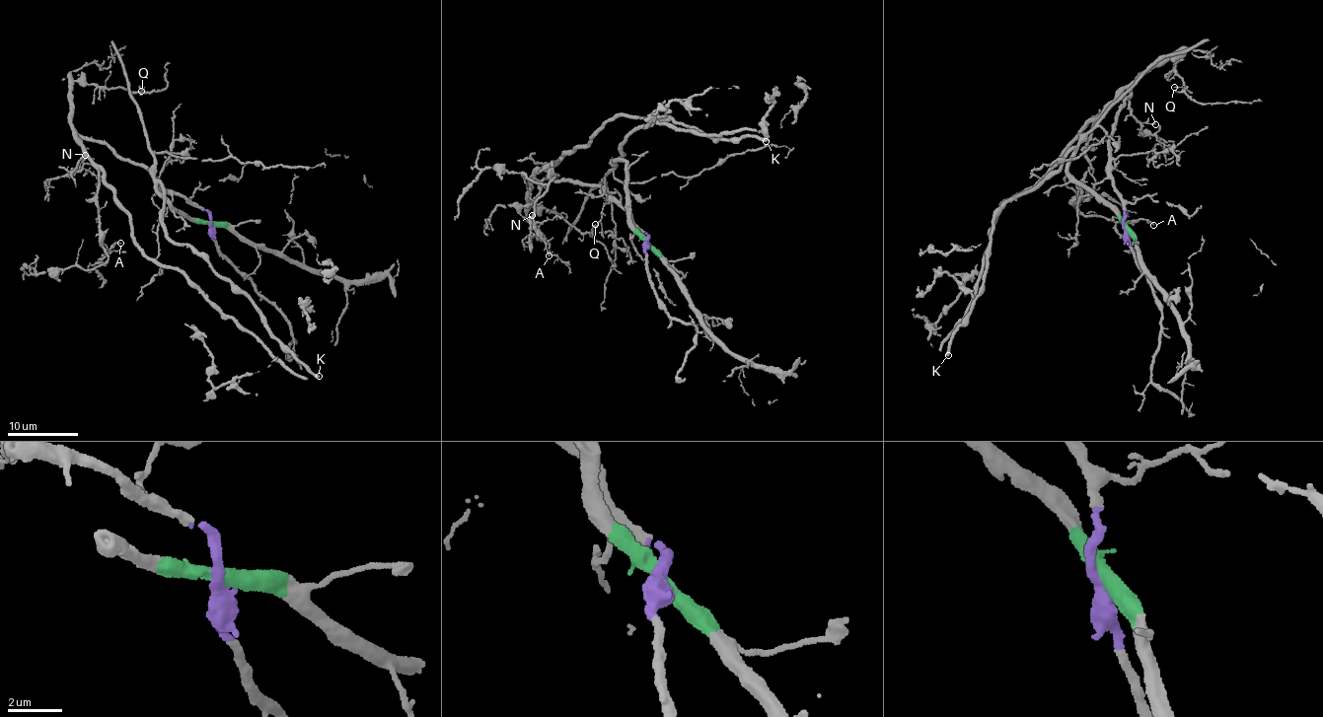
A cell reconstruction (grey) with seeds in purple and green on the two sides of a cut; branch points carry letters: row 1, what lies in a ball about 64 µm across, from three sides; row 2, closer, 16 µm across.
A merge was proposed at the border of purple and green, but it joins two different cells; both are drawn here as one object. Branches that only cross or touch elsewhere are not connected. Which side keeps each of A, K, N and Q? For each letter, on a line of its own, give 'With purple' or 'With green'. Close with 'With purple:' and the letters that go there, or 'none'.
A: With purple
K: With green
N: With purple
Q: With purple
With purple: A, N, Q

